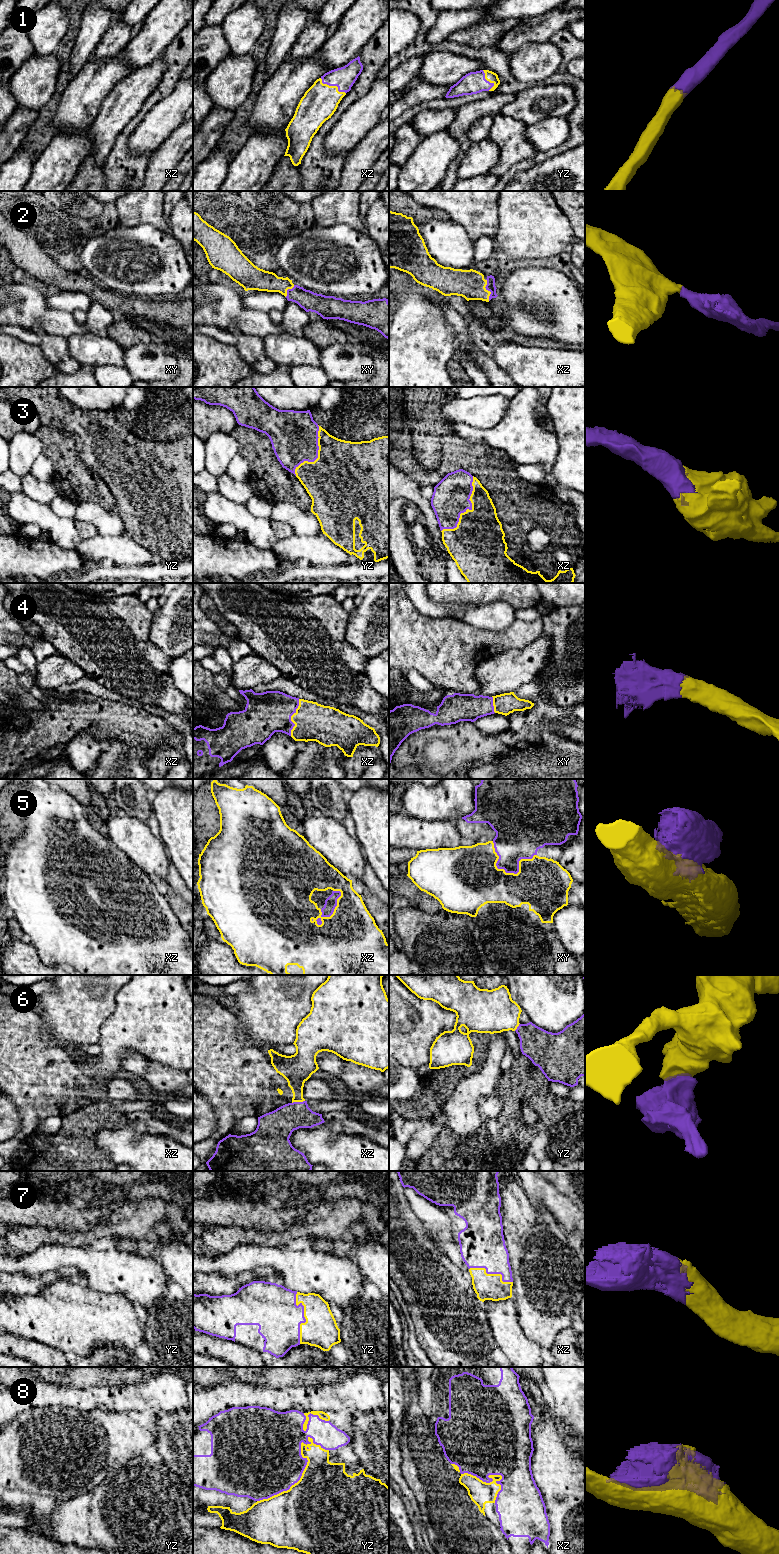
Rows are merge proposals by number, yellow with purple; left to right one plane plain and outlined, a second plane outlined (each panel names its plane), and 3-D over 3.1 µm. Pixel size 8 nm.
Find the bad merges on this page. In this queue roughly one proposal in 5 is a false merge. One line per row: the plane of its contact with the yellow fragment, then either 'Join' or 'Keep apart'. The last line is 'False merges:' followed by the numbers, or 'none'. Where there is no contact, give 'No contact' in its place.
1: Touches yellow in xz. Join
2: Touches yellow in xz. Join
3: Touches yellow in xz. Join
4: Touches yellow in xz. Join
5: Touches yellow in xy. Keep apart
6: Touches yellow in xz. Keep apart
7: Touches yellow in yz. Join
8: Touches yellow in yz. Keep apart
False merges: 5, 6, 8

